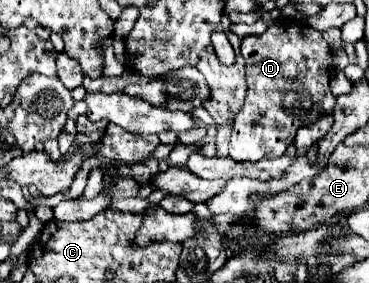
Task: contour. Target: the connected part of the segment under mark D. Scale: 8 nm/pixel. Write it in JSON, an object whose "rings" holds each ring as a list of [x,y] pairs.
{"rings":[[[280,22],[266,28],[262,34],[242,38],[242,56],[246,60],[246,74],[248,74],[248,92],[240,114],[236,114],[234,132],[230,138],[230,156],[236,162],[258,162],[262,158],[278,158],[286,152],[290,142],[296,136],[296,130],[310,120],[318,118],[312,116],[310,110],[322,104],[322,114],[330,114],[334,106],[334,96],[330,94],[330,72],[334,64],[332,50],[322,34],[306,24],[294,22]]]}

